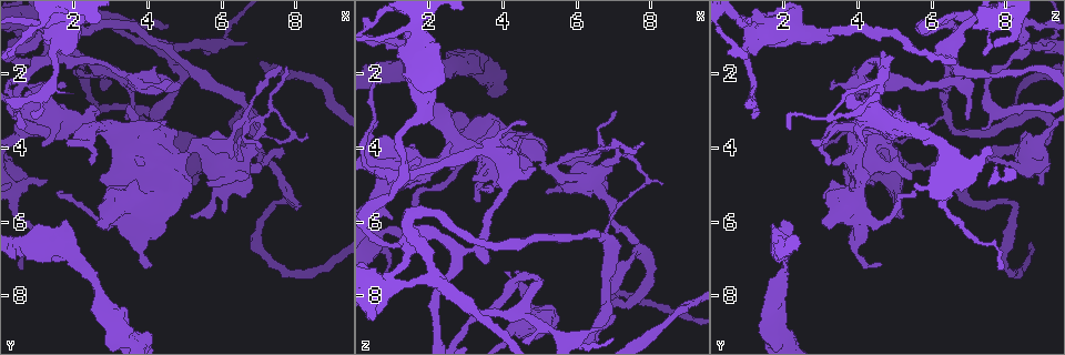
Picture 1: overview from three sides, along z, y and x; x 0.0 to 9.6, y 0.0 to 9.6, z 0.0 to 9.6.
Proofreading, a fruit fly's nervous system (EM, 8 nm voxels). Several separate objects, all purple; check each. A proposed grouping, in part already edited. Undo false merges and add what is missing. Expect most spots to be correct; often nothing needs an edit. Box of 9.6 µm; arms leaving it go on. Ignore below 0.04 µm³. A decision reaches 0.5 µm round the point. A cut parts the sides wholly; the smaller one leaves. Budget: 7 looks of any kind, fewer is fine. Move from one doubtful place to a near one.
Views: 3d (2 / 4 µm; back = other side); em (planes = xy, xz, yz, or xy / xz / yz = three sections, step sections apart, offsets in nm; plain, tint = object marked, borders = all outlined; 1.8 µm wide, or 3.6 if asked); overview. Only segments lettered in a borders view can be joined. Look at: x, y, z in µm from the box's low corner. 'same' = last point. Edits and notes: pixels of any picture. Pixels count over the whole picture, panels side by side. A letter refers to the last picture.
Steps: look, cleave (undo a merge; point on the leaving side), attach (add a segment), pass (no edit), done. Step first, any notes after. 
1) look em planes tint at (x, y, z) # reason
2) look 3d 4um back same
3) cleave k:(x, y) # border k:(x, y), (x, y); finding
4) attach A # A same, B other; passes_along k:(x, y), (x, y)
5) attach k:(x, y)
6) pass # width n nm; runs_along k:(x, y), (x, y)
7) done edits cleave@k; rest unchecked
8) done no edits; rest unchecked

look 3d 4um at (4.35, 4.15, 7.40) # branch stops here

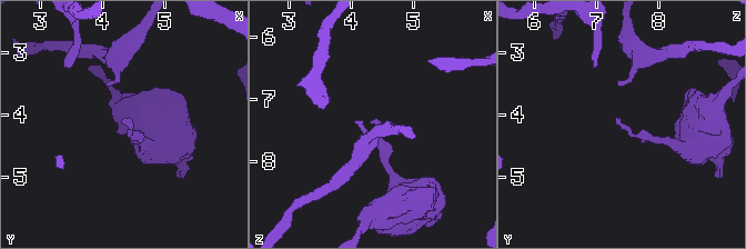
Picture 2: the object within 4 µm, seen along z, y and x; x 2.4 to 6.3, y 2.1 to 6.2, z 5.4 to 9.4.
look em xy step 16 tint at (4.30, 4.10, 7.40) # shape alone is not enough

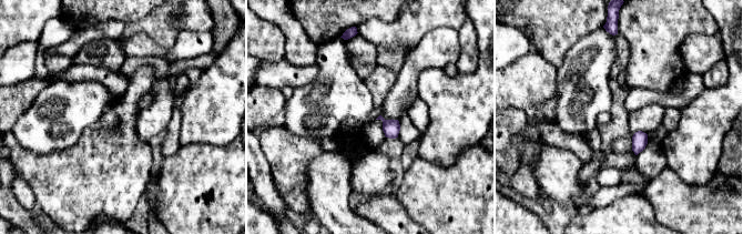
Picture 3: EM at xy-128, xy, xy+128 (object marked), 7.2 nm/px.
look em planes borders same # another direction

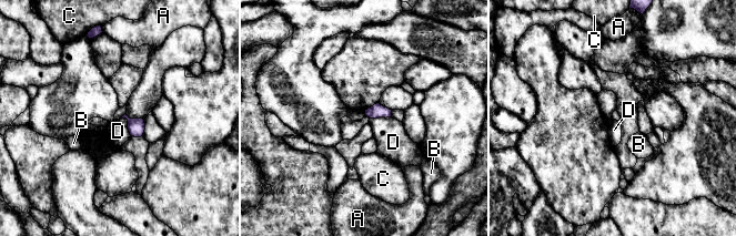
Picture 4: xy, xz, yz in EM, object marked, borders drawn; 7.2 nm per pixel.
pass # A other, B other, C other, D other; border 4:(121, 118), (128, 121), (131, 135); none of them fits

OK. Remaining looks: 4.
look em planes borders at (6.75, 3.20, 6.35) # arms part here

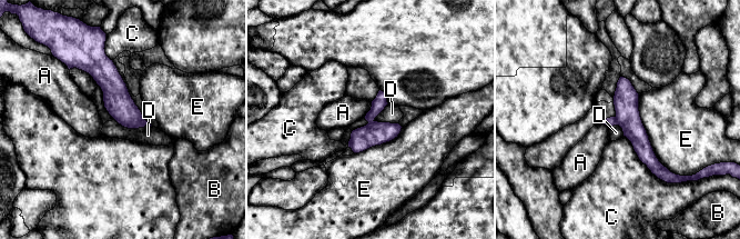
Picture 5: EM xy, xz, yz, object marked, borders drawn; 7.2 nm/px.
pass # A other, B other, C other, D other, E other; runs_along 5:(621, 80), (627, 117), (661, 175); one neuron here

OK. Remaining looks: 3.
look 3d 2um at (7.05, 3.30, 4.00) # calibre changes

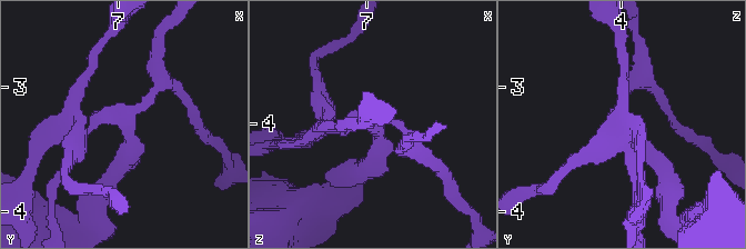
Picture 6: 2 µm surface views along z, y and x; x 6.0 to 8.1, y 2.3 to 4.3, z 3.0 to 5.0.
look em planes tint at (7.08, 3.30, 4.08)

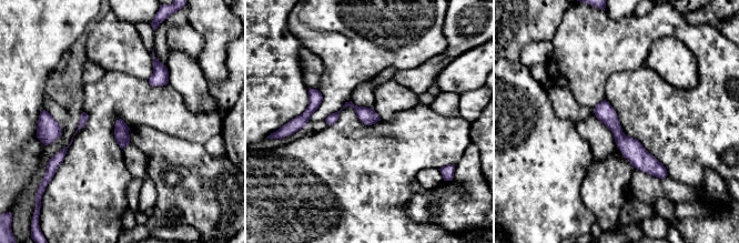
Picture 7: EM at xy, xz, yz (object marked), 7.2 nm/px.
look em planes borders same # what lies round it

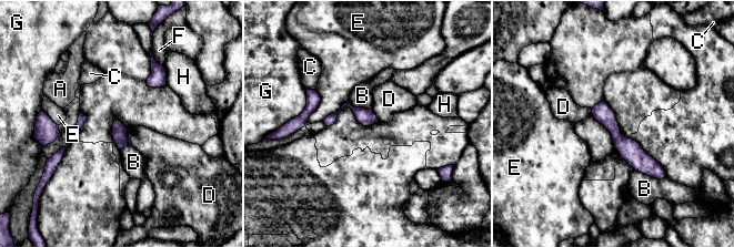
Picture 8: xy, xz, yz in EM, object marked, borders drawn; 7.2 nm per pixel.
pass # width 110 nm; A other, B other, C other, D other, E other, F other, G other, H other; border 8:(630, 165), (657, 178), (665, 176); one neuron here

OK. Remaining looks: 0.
done no edits; rest unchecked

